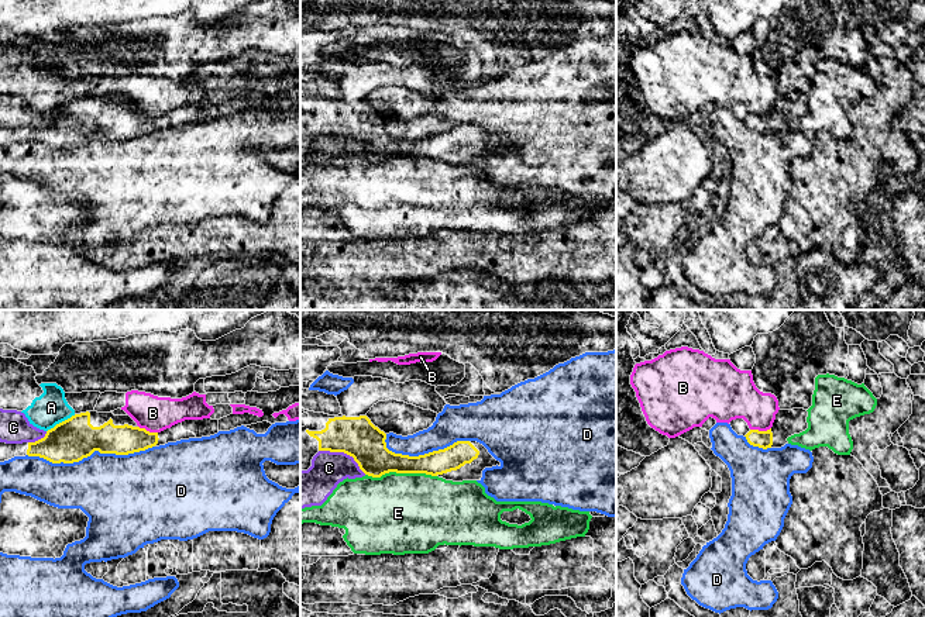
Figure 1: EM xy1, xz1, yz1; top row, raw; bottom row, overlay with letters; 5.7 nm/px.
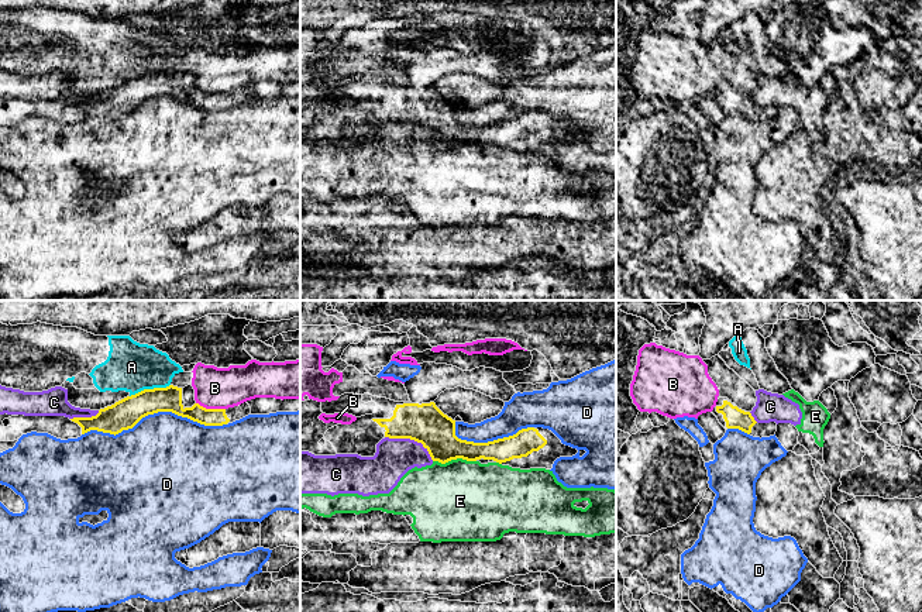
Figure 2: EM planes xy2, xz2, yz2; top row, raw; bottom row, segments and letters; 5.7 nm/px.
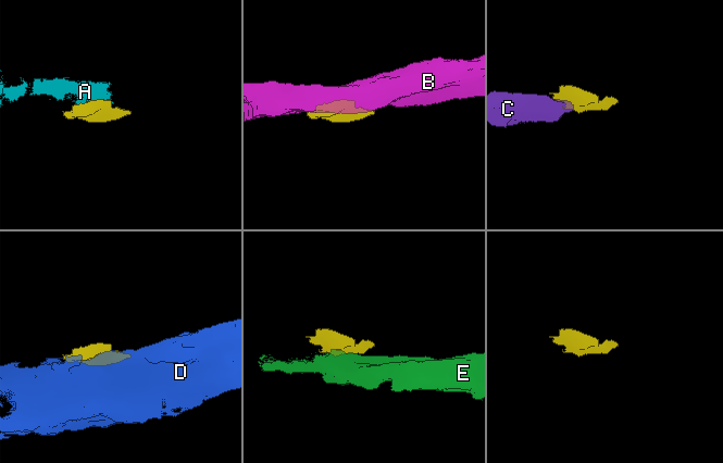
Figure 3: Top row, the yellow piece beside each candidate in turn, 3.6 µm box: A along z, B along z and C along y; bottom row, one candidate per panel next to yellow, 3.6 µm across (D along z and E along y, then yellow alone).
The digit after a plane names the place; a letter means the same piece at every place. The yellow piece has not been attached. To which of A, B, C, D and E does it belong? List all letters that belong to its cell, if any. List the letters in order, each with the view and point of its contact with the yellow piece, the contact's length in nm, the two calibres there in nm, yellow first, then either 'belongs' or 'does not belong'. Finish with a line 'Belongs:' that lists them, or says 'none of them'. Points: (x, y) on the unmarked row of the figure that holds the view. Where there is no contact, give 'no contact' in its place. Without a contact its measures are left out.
A: xy2 (150, 74) | 240 nm | 170/280 nm | does not belong
B: xy2 (210, 93) | 170 nm | 140/240 nm | does not belong
C: xz2 (412, 123) | 320 nm | 220/220 nm | does not belong
D: xy2 (154, 96) | 850 nm | 170/480 nm | does not belong
E: xz1 (401, 157) | 400 nm | 220/460 nm | does not belong
Belongs: none of them

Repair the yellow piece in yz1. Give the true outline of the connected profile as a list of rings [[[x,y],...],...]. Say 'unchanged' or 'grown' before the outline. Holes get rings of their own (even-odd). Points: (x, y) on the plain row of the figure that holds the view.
grown; [[[804,93],[778,94],[773,111],[767,116],[750,114],[745,121],[753,131],[781,132],[787,123],[808,113],[808,96]]]

